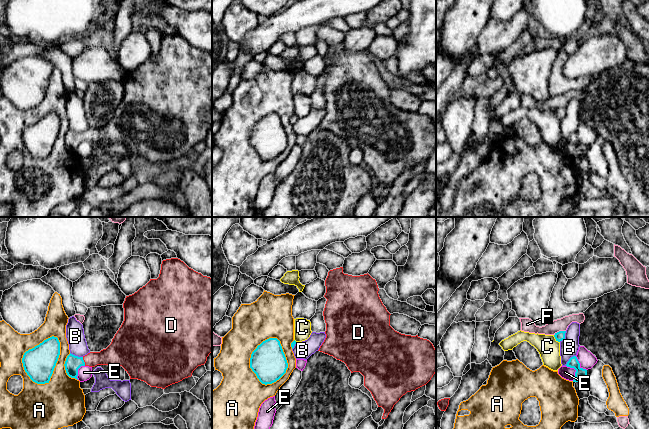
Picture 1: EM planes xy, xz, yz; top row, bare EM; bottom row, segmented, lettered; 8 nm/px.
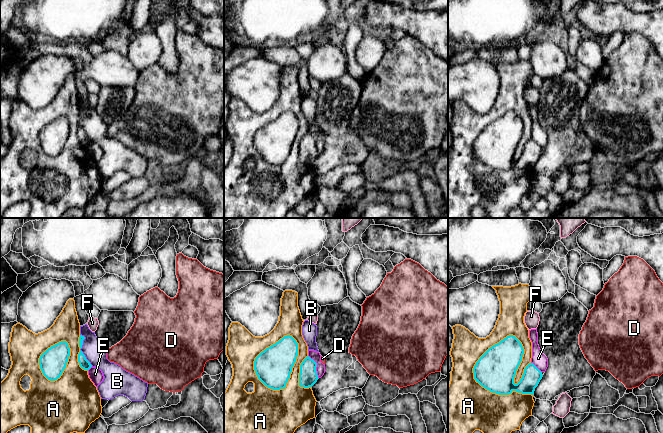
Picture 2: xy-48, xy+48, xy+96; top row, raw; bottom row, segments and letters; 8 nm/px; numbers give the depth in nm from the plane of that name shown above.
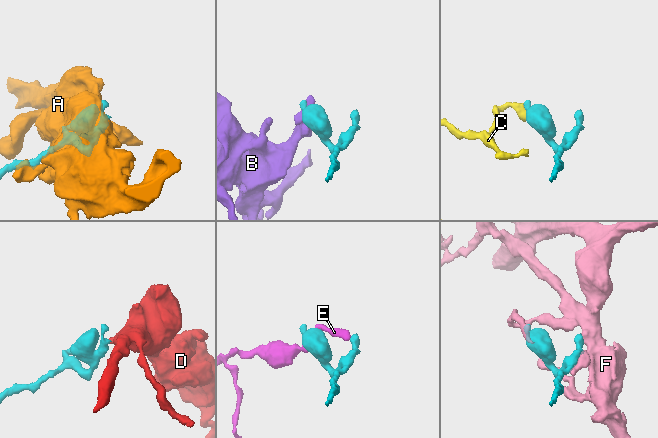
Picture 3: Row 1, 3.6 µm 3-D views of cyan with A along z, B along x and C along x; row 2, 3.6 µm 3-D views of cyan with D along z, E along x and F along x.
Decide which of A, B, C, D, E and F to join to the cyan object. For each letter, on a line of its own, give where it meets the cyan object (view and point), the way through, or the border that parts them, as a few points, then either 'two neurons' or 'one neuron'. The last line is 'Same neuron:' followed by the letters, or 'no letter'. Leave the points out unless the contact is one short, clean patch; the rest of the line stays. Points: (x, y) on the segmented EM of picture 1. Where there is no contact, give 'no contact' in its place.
A: contact xy (55, 364); two neurons
B: contact yz (569, 359); border yz (575, 355), (565, 365); two neurons
C: contact yz (556, 339); border yz (553, 335), (559, 342); two neurons
D: contact xy (83, 361); way xy (73, 363), (83, 361), (113, 355); one neuron
E: contact yz (576, 371); two neurons
F: contact yz (559, 331); two neurons
Same neuron: D

